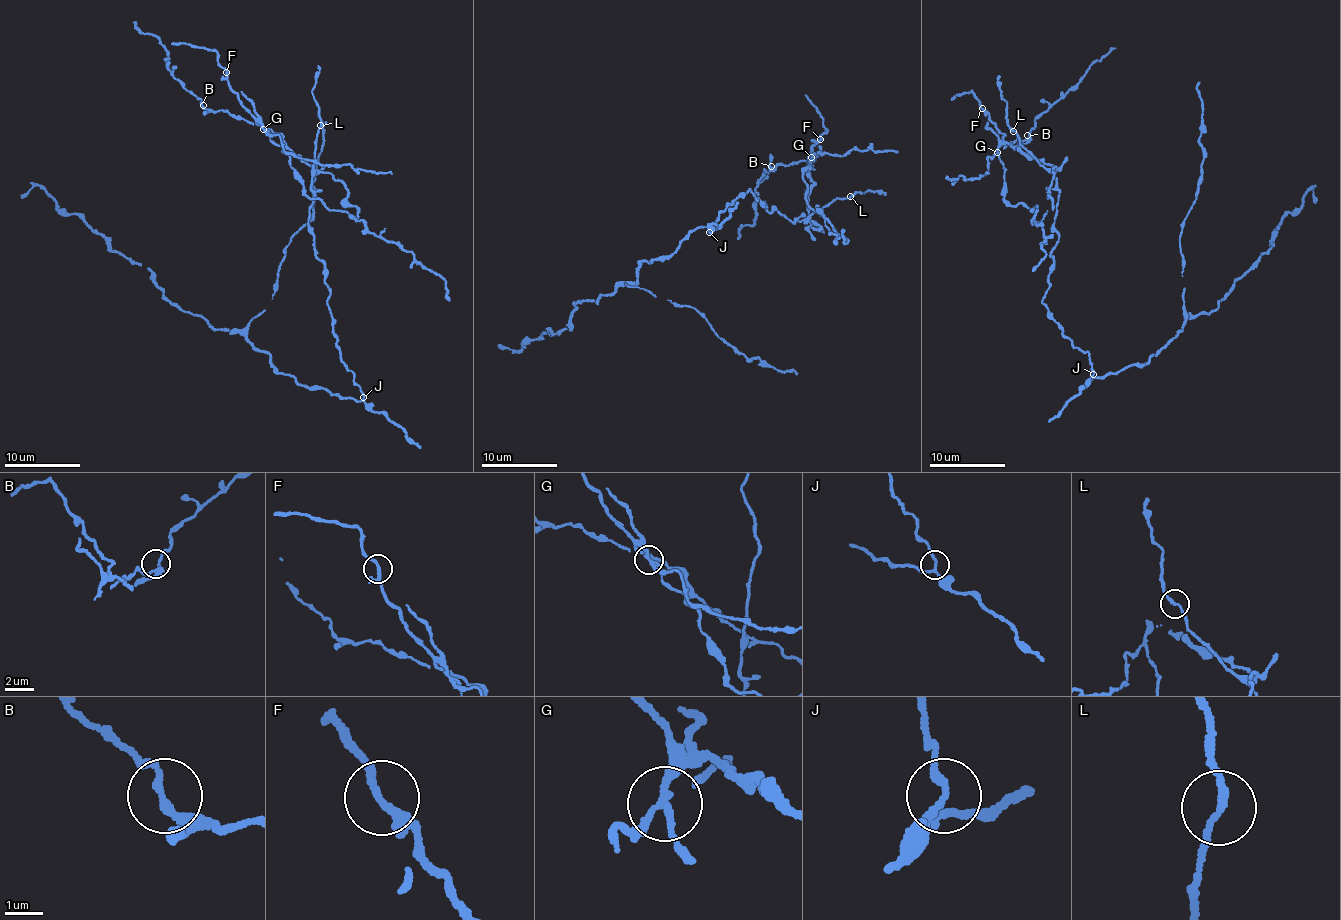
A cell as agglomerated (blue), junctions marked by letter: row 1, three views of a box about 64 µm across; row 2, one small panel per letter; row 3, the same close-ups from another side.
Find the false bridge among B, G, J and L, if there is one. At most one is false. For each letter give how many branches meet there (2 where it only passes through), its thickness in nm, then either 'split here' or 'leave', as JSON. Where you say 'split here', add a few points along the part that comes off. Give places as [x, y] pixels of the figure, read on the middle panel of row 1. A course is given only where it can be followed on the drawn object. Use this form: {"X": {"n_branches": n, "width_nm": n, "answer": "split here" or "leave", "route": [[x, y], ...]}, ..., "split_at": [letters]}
{"B": {"n_branches": 3, "width_nm": 180, "answer": "leave"}, "G": {"n_branches": 3, "width_nm": 170, "answer": "split here", "route": [[810, 157], [813, 169], [803, 173], [806, 201], [845, 243], [843, 229]]}, "J": {"n_branches": 3, "width_nm": 160, "answer": "leave"}, "L": {"n_branches": 2, "width_nm": 170, "answer": "leave"}, "split_at": ["G"]}

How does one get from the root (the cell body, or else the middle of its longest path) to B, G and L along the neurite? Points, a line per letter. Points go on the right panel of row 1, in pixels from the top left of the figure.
B: (1066, 337), (1042, 301), (1058, 239), (1053, 166), (1003, 147), (1027, 135)
G: (1066, 337), (1042, 301), (1058, 239), (1053, 166), (1010, 145), (997, 152)
L: (1066, 337), (1042, 301), (1049, 288), (1051, 249), (1058, 239), (1054, 224), (1059, 194), (1056, 178), (1013, 131)

